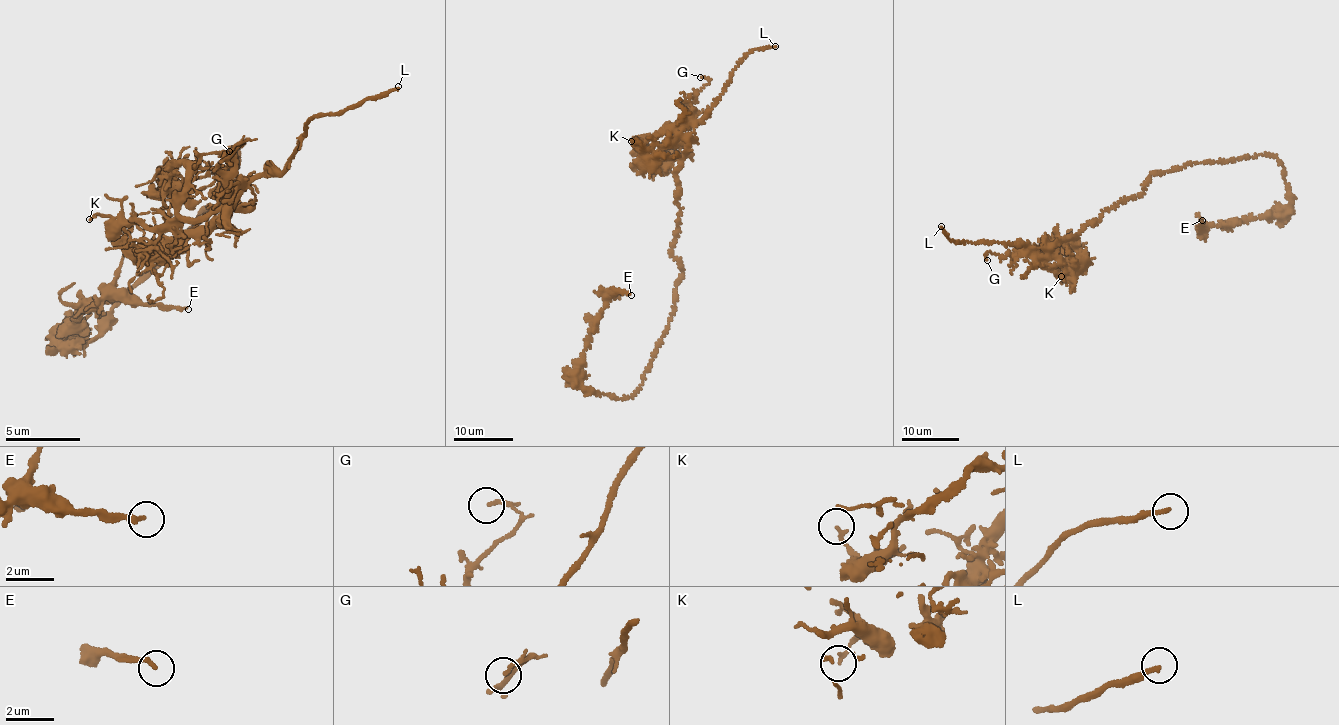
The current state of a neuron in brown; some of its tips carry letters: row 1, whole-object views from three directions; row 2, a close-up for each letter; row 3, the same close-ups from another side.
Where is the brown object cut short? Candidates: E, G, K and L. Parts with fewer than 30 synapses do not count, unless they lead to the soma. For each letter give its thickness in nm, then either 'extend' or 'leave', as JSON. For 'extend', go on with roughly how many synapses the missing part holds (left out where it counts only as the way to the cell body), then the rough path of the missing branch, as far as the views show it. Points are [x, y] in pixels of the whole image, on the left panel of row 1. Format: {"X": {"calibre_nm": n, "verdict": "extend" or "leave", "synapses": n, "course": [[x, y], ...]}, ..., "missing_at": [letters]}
{"E": {"calibre_nm": 200, "verdict": "leave"}, "G": {"calibre_nm": 120, "verdict": "leave"}, "K": {"calibre_nm": 140, "verdict": "leave"}, "L": {"calibre_nm": 190, "verdict": "extend", "course": [[398, 86], [435, 89], [406, 102], [342, 98], [199, 7], [125, 29], [103, 76]]}, "missing_at": ["L"]}

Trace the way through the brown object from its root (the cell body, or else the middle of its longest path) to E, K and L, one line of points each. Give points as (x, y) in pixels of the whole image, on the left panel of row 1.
E: (230, 155), (239, 168), (228, 197), (200, 212), (97, 335), (67, 323), (79, 303), (107, 293), (188, 309)
K: (230, 155), (214, 166), (228, 175), (212, 192), (244, 209), (142, 227), (89, 219)
L: (230, 155), (212, 192), (243, 210), (314, 116), (398, 86)

